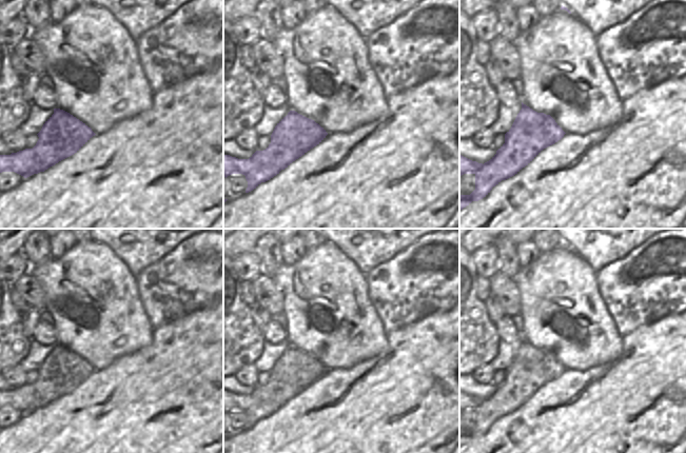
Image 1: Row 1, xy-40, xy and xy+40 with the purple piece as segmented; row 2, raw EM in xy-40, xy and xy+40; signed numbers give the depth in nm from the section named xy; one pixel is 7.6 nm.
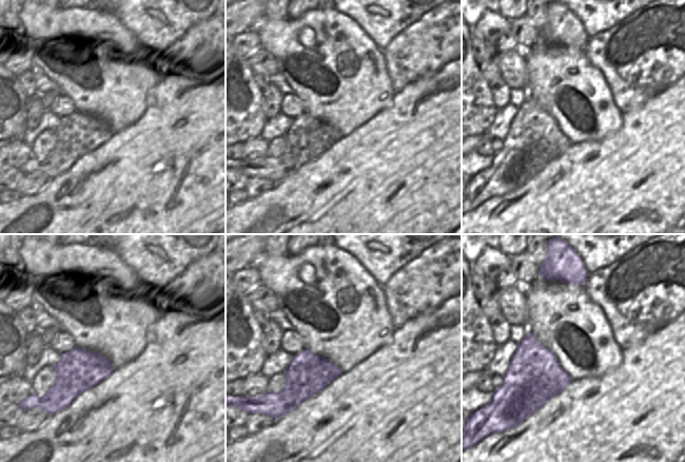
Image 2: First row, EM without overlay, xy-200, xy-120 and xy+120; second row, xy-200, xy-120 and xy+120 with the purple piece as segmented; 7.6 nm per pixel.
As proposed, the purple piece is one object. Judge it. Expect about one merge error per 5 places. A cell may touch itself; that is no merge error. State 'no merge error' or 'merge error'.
merge error

